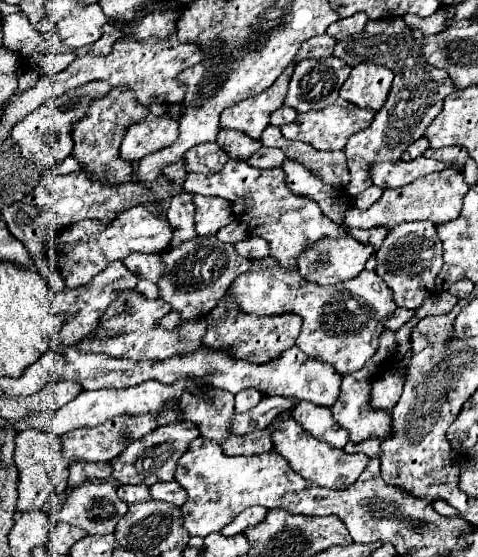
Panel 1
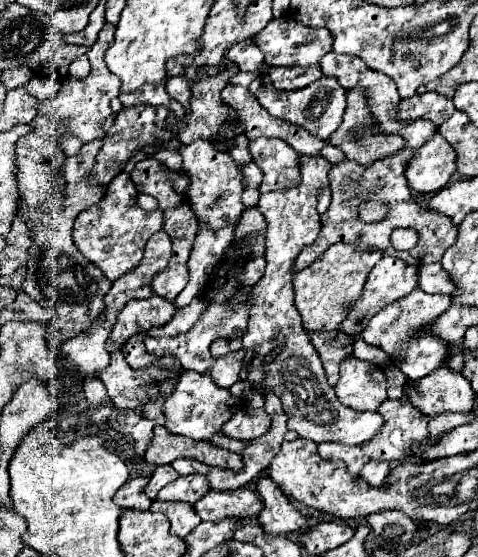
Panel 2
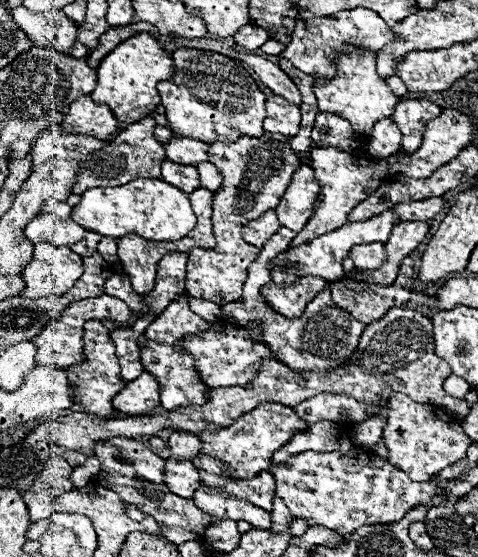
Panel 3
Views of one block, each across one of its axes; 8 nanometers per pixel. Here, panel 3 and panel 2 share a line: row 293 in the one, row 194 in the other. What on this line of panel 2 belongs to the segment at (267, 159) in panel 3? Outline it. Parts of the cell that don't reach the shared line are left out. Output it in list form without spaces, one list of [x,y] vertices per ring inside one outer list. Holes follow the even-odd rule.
[[[198,140],[188,146],[182,146],[180,154],[184,158],[184,174],[190,180],[186,196],[192,212],[198,218],[198,224],[214,232],[224,226],[232,226],[244,210],[244,204],[240,200],[244,192],[244,184],[242,184],[242,170],[238,168],[238,164],[226,152],[216,150],[206,140]]]

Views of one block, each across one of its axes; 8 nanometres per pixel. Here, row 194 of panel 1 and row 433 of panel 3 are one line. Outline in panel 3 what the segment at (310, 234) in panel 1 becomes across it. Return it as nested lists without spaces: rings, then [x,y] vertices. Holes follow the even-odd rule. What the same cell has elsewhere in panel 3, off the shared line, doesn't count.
[[[272,402],[272,404],[260,404],[258,408],[240,416],[232,426],[224,430],[204,432],[198,438],[202,442],[204,454],[224,460],[228,464],[228,470],[238,478],[252,478],[258,472],[270,468],[274,452],[286,446],[286,442],[290,442],[290,436],[294,436],[296,432],[304,432],[306,428],[310,428],[308,420],[302,420],[292,408]]]

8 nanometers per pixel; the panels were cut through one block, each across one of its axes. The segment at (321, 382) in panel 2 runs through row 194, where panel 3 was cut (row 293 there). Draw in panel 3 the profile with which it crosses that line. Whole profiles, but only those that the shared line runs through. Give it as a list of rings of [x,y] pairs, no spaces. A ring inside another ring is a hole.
[[[302,276],[298,284],[286,284],[286,288],[278,288],[278,284],[270,282],[262,286],[262,298],[274,312],[286,318],[296,318],[324,286],[326,280],[318,276]]]

